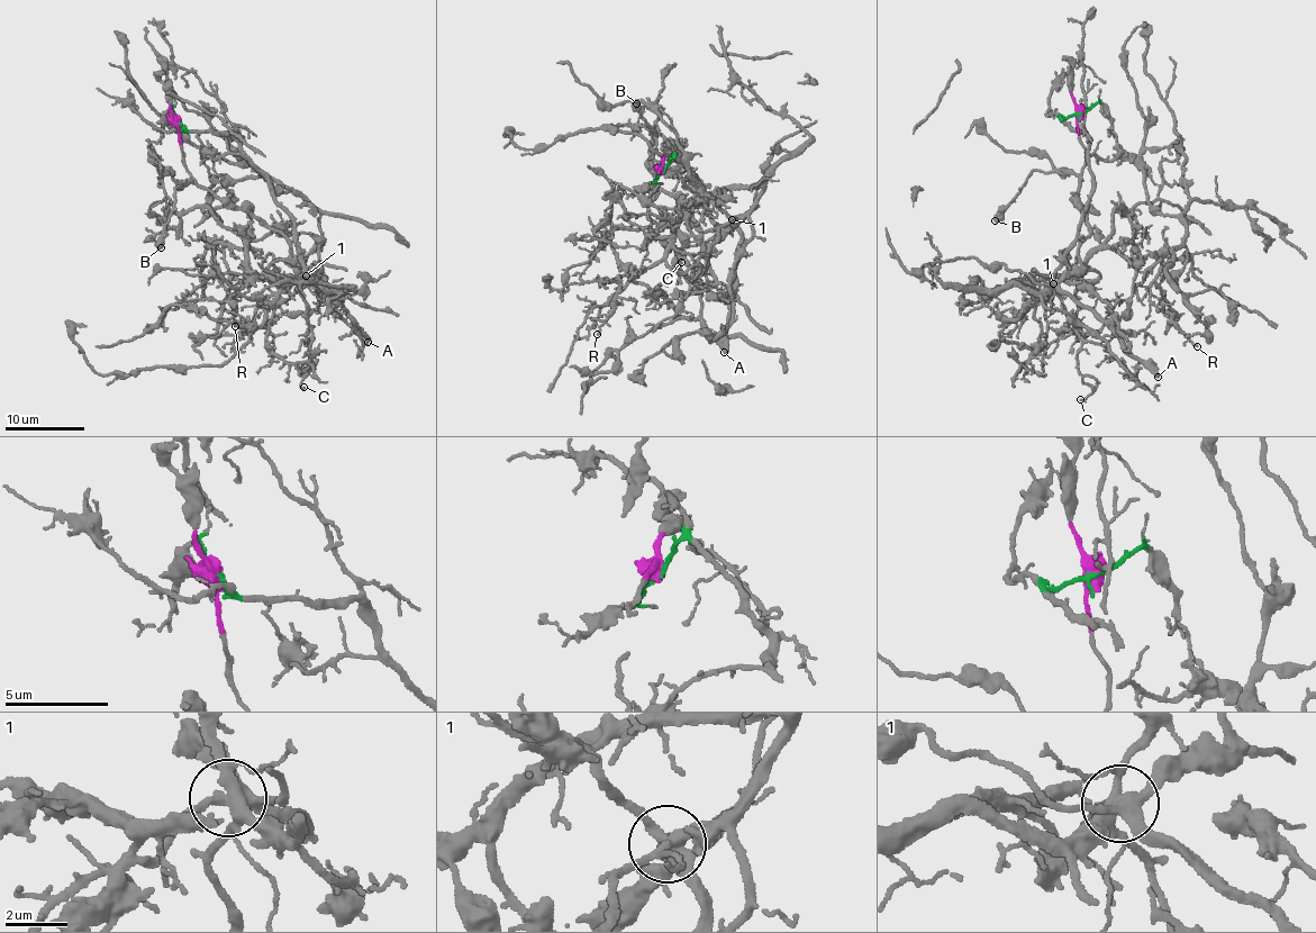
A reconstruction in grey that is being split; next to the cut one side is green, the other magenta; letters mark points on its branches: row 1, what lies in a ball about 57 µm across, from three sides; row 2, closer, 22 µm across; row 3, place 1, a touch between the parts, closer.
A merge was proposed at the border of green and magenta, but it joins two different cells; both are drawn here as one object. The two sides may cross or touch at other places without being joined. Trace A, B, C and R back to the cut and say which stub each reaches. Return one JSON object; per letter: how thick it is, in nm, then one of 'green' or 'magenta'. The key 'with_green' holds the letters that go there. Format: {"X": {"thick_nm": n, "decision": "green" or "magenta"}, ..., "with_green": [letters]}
{"A": {"thick_nm": 400, "decision": "magenta"}, "B": {"thick_nm": 600, "decision": "magenta"}, "C": {"thick_nm": 130, "decision": "green"}, "R": {"thick_nm": 120, "decision": "green"}, "with_green": ["C", "R"]}

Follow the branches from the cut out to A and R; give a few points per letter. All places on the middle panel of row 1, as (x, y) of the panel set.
A: (662, 171), (651, 184), (672, 192), (702, 232), (718, 231), (717, 235), (736, 228), (741, 237), (723, 352)
R: (664, 171), (679, 159), (729, 229), (762, 188), (709, 191), (677, 217), (671, 248), (617, 277), (598, 335)

